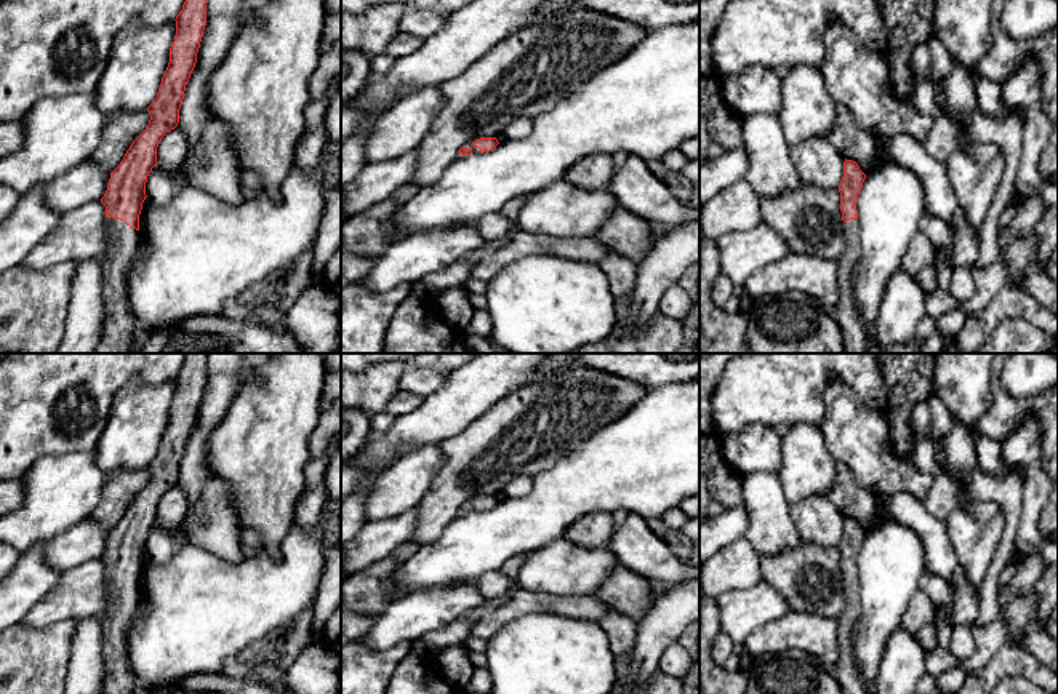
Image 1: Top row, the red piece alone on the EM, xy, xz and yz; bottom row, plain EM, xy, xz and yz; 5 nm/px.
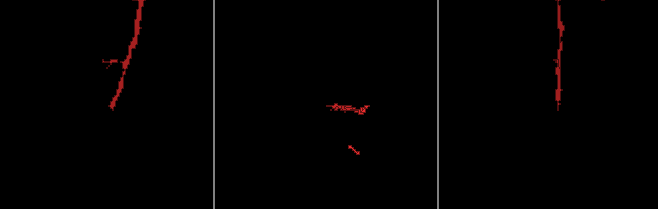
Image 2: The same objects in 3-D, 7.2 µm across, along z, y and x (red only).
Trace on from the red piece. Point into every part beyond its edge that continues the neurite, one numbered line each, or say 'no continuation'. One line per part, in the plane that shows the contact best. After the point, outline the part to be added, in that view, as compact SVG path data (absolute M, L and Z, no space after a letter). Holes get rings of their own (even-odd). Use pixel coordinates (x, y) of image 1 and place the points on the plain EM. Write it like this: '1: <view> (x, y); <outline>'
1: xy (116, 621); M106 576L110 606L99 614L104 633L106 678L102 694L138 694L138 681L128 667L128 630L134 622L139 595L120 577Z

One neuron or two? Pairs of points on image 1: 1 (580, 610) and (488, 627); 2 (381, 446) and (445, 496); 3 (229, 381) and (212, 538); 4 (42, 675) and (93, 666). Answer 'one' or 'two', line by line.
1: one
2: two
3: one
4: two

